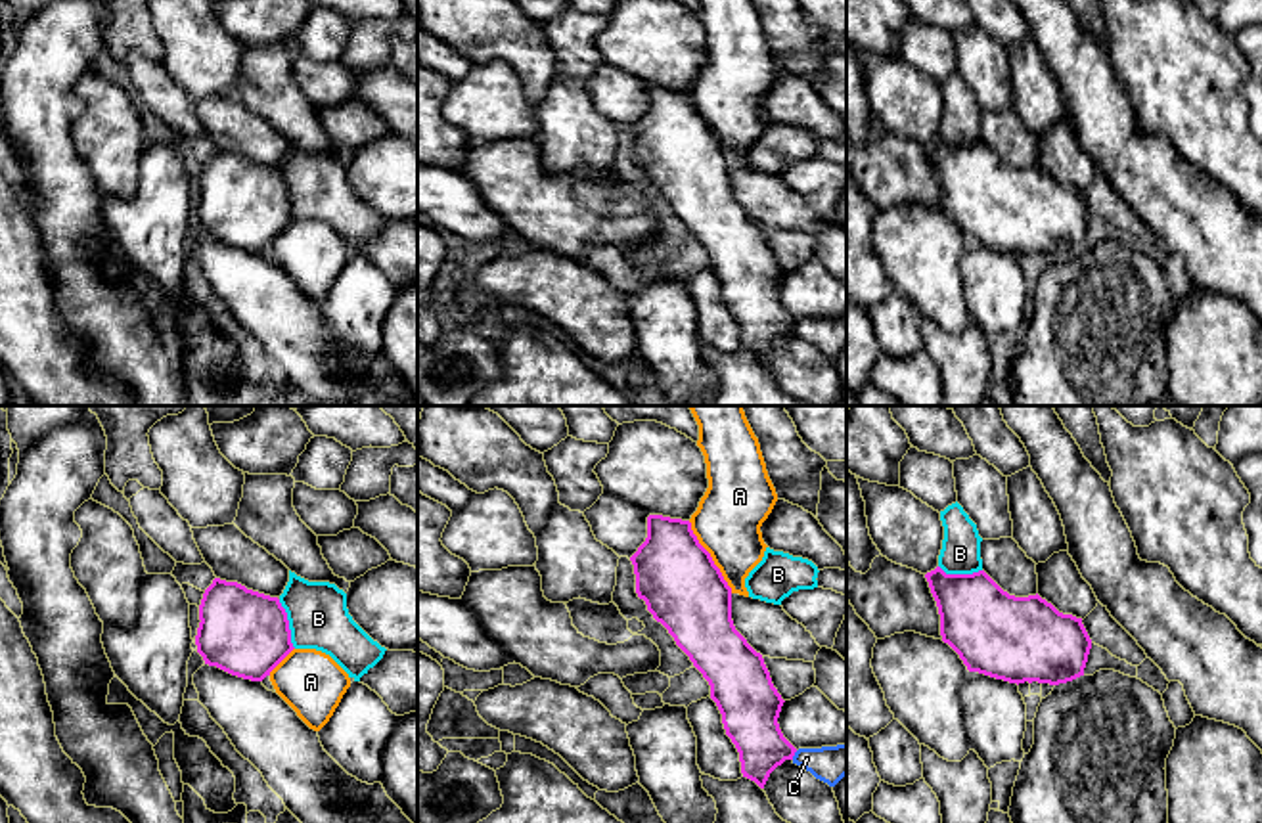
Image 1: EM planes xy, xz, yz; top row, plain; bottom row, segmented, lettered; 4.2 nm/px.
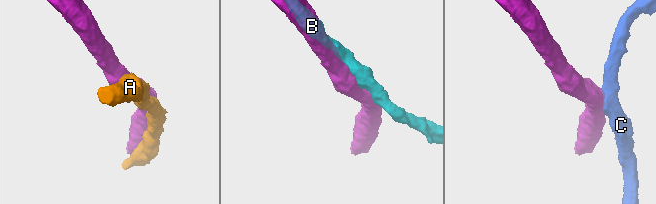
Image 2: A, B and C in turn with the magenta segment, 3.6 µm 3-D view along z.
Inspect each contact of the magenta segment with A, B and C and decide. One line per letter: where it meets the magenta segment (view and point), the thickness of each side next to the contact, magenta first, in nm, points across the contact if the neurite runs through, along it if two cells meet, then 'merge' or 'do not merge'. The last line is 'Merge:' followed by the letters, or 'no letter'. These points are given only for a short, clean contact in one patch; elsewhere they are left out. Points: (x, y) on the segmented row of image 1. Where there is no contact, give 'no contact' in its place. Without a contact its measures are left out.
A: meets magenta in xz at (711, 557); 340 nm thick on the magenta side, 280 nm on the other; merge
B: meets magenta in xy at (288, 624); 360 nm thick on the magenta side, 260 nm on the other; do not merge
C: meets magenta in xz at (793, 755); 240 nm thick on the magenta side, 160 nm on the other; border along xz (797, 751), (791, 758); do not merge
Merge: A

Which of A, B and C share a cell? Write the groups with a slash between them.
A / B / C

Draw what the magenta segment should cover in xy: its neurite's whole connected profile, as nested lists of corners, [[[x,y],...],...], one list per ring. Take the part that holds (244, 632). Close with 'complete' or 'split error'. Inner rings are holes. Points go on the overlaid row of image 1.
[[[214,578],[199,605],[197,653],[205,664],[262,681],[295,649],[287,612],[270,597]]] | complete

